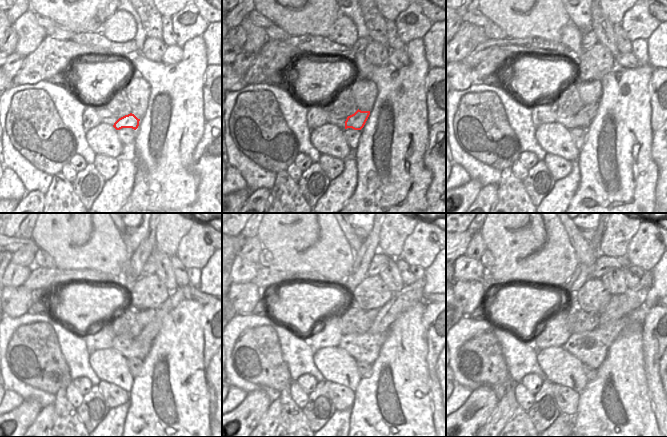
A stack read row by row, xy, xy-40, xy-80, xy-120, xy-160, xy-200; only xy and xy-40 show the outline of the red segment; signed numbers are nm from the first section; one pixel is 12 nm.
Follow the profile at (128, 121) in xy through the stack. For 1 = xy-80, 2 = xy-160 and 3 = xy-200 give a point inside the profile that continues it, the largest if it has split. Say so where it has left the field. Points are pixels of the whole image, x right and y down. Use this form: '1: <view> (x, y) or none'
1: xy-80 (583, 118)
2: xy-160 (409, 296)
3: xy-200 (620, 305)

